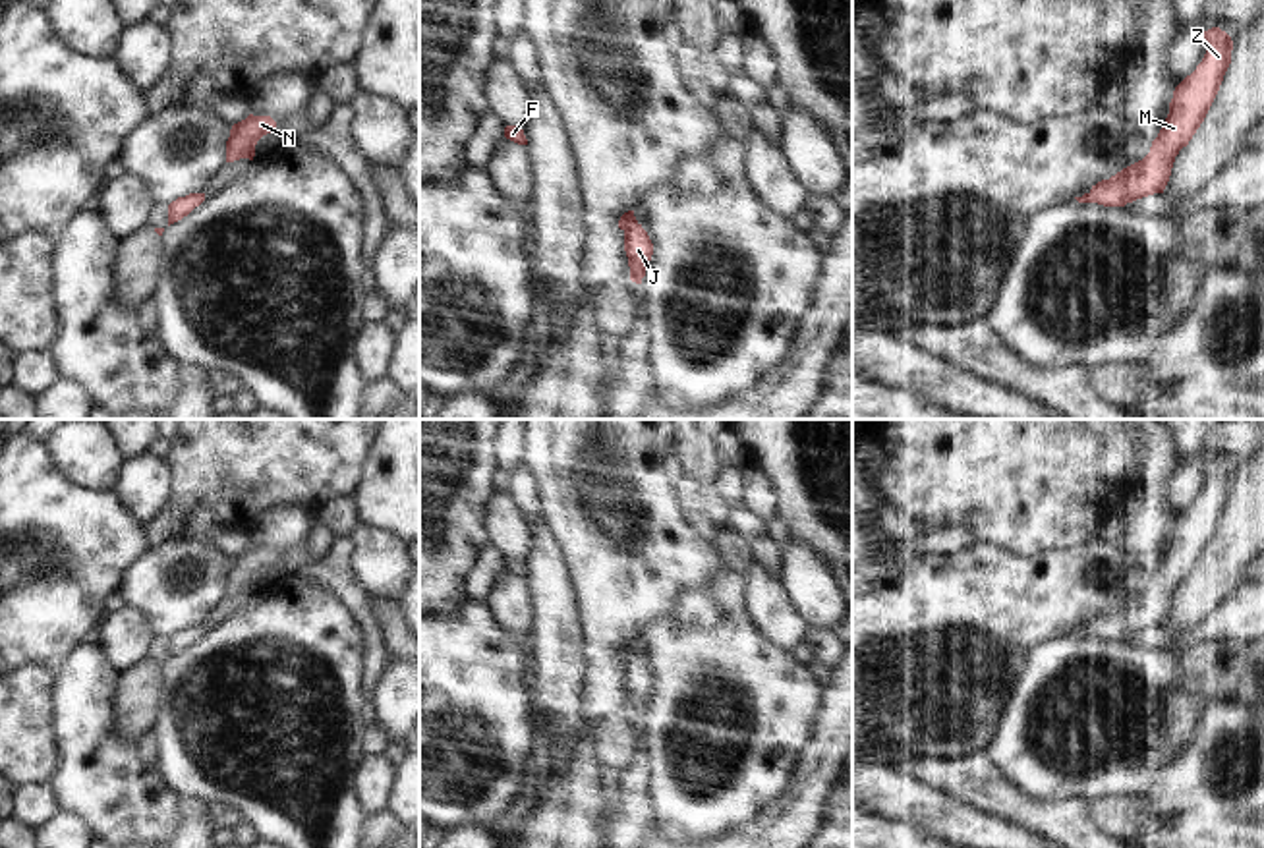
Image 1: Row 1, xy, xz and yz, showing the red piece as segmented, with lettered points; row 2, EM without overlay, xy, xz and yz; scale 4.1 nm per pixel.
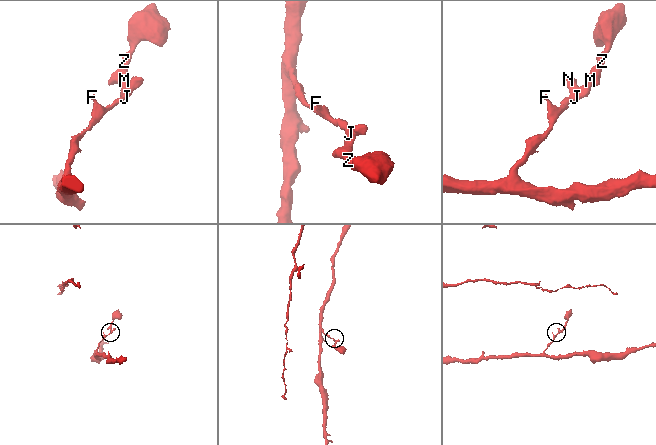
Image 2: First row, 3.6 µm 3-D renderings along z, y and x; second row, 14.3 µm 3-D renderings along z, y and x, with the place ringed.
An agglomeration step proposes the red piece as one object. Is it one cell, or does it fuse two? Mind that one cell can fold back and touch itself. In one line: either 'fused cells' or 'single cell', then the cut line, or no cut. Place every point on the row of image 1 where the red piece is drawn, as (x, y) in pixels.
single cell; cut none

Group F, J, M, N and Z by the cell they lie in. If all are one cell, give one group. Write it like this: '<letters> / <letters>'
F J M N Z

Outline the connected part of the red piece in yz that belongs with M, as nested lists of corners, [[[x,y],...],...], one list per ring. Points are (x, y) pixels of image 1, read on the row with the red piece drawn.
[[[1220,27],[1202,31],[1202,35],[1206,54],[1196,70],[1175,87],[1169,114],[1152,141],[1150,153],[1109,180],[1098,182],[1082,197],[1075,197],[1078,203],[1125,207],[1136,199],[1163,193],[1175,156],[1204,122],[1231,64],[1231,37]]]

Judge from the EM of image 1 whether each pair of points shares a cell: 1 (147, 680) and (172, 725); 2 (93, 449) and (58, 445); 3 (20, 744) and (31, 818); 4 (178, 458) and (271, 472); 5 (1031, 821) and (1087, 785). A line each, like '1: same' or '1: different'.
1: different
2: same
3: different
4: same
5: different

